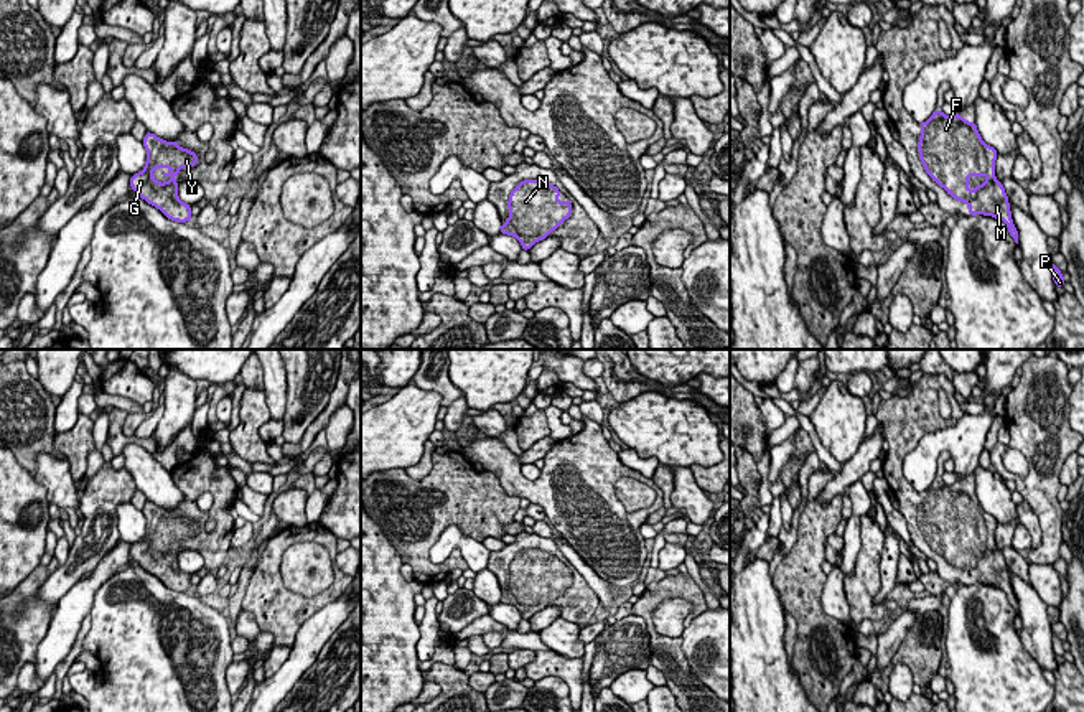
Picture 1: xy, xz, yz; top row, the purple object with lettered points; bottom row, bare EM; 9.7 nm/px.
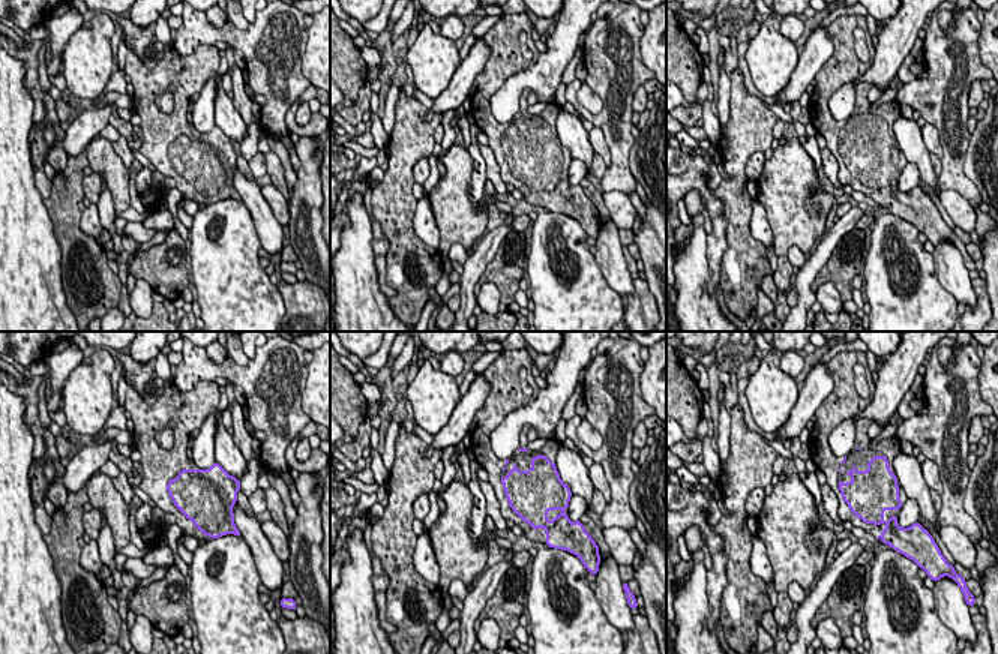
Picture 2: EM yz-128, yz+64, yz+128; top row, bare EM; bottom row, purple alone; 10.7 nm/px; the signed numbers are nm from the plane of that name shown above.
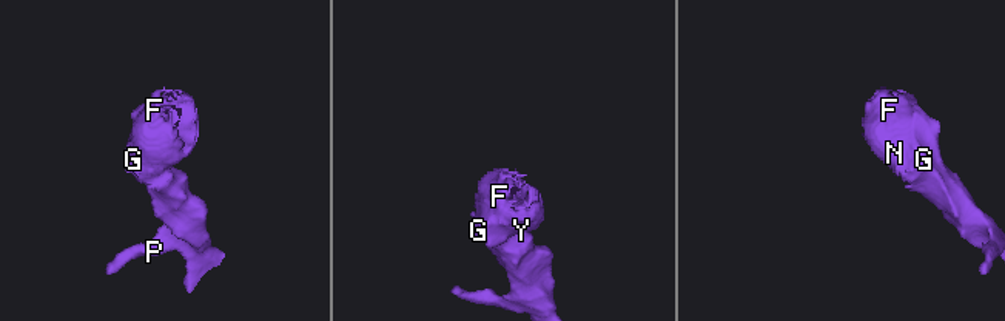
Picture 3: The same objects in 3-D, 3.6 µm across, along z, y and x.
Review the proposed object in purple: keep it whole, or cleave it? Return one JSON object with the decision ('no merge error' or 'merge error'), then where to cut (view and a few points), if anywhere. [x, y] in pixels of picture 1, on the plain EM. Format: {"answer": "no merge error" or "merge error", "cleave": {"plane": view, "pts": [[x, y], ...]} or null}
{"answer": "no merge error", "cleave": null}

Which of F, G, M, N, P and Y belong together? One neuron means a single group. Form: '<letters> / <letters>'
F G M N P Y

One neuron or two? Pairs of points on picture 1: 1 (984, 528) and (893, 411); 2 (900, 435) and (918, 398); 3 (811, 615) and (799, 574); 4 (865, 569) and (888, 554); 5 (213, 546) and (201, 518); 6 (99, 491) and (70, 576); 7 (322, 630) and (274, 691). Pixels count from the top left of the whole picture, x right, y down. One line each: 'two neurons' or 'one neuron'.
1: one neuron
2: one neuron
3: one neuron
4: two neurons
5: one neuron
6: one neuron
7: one neuron

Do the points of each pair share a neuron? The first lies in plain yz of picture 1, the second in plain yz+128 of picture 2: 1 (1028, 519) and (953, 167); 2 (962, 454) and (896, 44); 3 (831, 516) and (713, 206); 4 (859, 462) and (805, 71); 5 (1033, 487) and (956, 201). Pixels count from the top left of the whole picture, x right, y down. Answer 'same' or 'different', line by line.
1: different
2: same
3: different
4: same
5: different

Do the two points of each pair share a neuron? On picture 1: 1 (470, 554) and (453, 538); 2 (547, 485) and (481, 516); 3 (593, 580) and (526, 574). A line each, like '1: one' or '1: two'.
1: one
2: two
3: two

